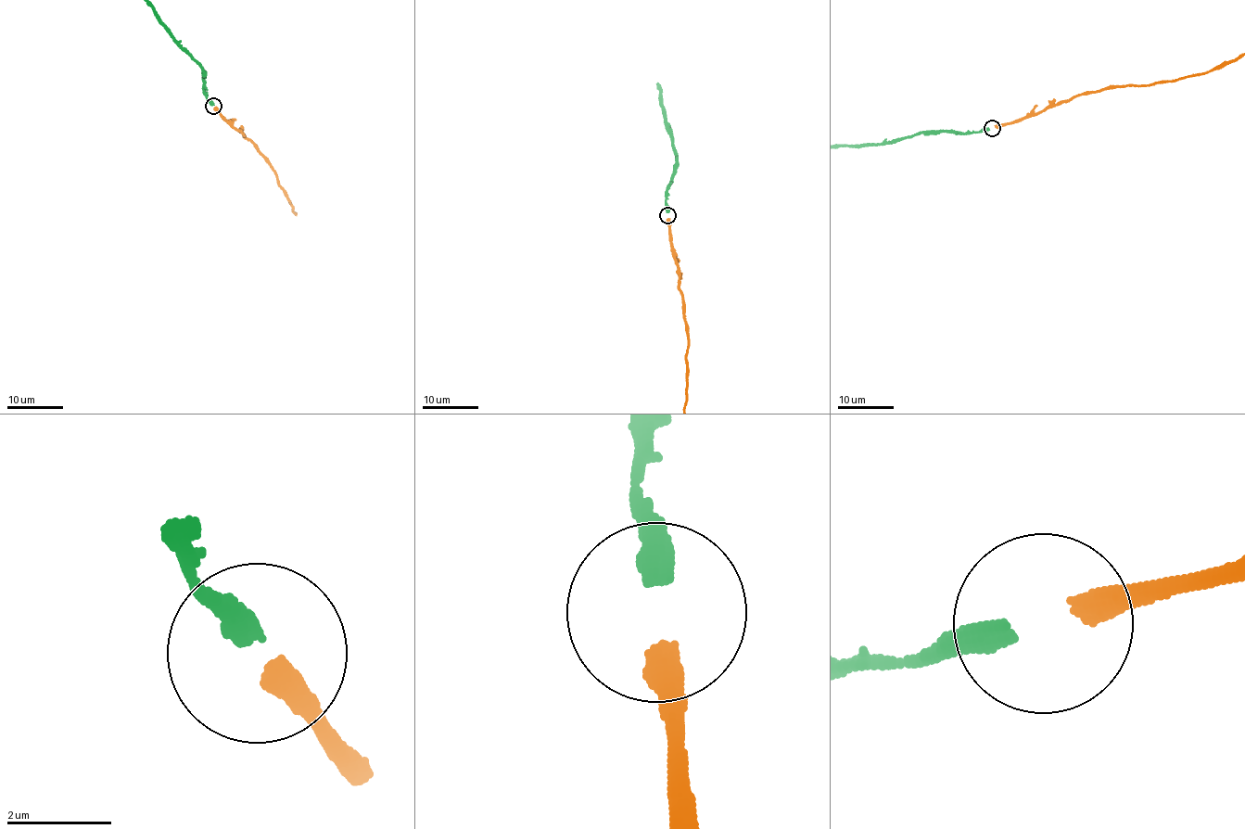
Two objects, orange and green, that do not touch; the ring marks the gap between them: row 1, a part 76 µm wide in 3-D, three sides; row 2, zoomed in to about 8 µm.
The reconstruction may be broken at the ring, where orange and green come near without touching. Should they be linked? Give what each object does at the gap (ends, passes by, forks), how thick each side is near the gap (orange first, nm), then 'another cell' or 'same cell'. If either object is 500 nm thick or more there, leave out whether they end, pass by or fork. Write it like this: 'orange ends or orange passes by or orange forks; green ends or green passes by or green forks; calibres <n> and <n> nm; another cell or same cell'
orange ends; green ends; calibres 440 and 440 nm; same cell

